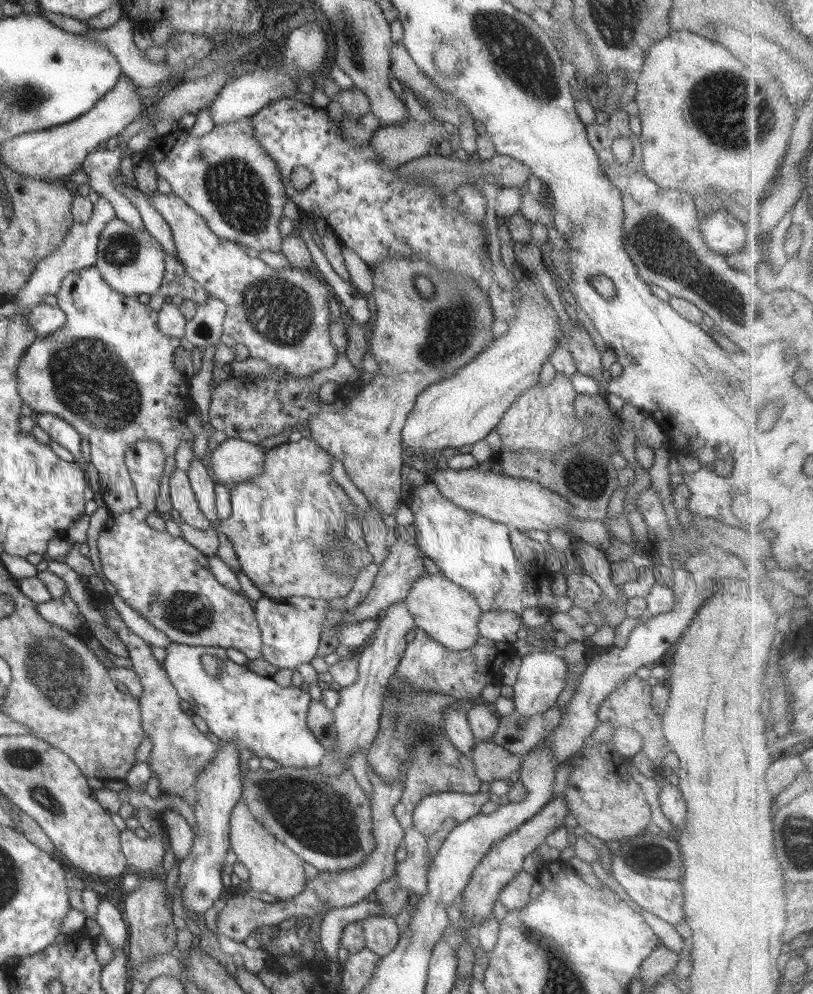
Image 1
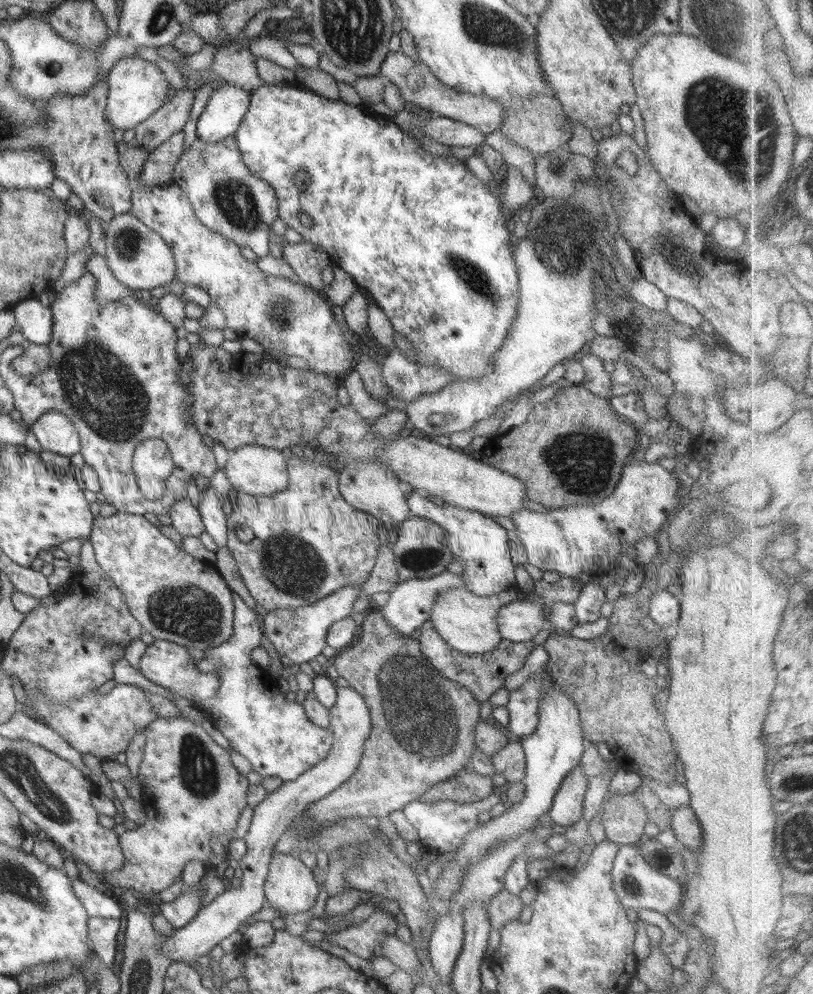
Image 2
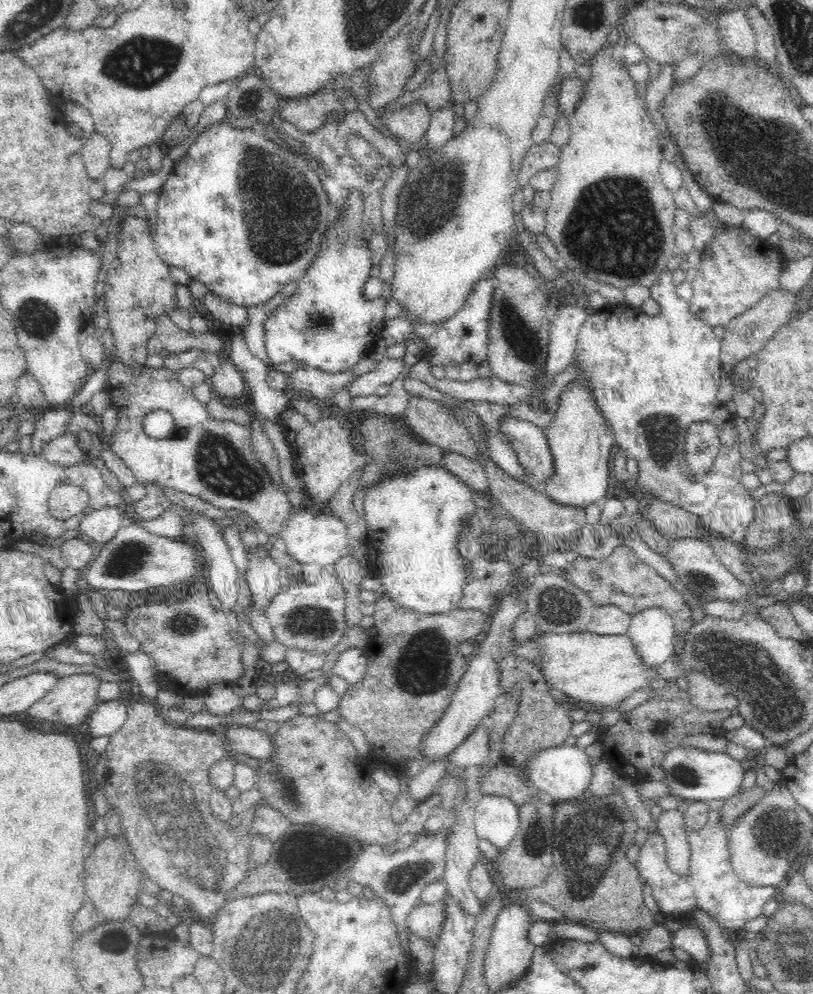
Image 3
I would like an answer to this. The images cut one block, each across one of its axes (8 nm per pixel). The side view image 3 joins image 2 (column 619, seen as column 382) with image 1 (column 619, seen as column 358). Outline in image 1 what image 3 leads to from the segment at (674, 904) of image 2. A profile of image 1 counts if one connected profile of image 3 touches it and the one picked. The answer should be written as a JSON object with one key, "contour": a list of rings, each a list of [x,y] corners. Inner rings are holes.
{"contour":[[[612,854],[610,875],[644,911],[672,926],[684,922],[685,896],[681,880],[656,880],[642,876],[626,864],[620,854]]]}

